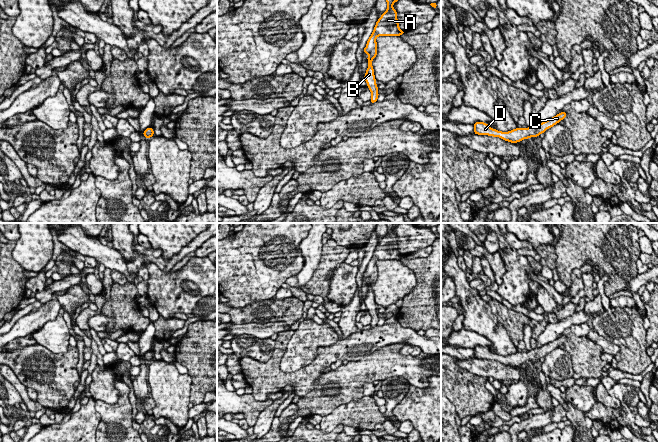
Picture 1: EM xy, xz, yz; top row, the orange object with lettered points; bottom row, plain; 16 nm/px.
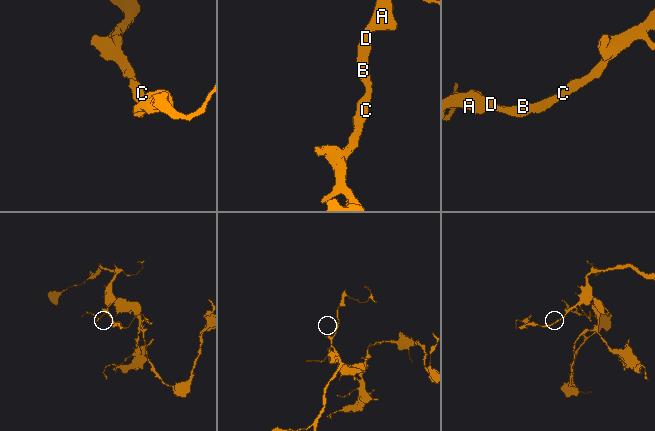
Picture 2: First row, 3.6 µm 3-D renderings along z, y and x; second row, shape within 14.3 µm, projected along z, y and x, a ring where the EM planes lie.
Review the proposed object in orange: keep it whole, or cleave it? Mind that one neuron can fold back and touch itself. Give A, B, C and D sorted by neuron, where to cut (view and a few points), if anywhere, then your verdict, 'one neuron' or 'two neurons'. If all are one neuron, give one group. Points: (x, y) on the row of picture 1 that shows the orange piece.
groups A B C D; cut none; one neuron

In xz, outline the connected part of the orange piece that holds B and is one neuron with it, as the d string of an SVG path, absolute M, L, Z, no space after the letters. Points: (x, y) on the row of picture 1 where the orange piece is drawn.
M386 0L387 9L381 14L381 17L377 20L374 30L369 37L366 47L363 52L368 54L368 68L364 75L364 79L367 83L367 87L371 91L371 104L377 102L379 93L378 86L376 85L376 79L374 75L374 69L372 66L372 60L377 56L377 42L378 36L401 36L404 32L399 28L399 22L397 19L398 13L393 8L393 4L398 0Z

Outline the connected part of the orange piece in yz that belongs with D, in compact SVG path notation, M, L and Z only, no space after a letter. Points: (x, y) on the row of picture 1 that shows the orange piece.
M560 112L556 116L543 121L540 124L533 125L528 128L516 128L508 132L498 131L491 128L487 123L477 121L473 124L474 134L477 135L488 135L493 137L499 137L504 141L511 143L517 143L524 139L529 139L530 137L538 137L541 133L545 133L547 129L558 124L567 116L566 112Z

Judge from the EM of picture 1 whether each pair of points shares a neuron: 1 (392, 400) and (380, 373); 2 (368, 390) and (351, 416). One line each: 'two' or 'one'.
1: two
2: two

